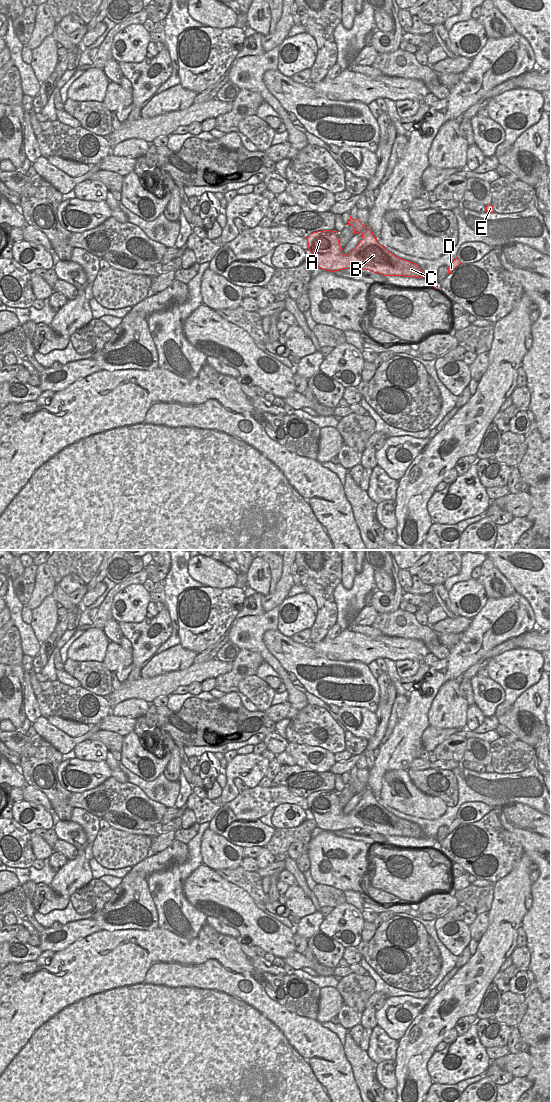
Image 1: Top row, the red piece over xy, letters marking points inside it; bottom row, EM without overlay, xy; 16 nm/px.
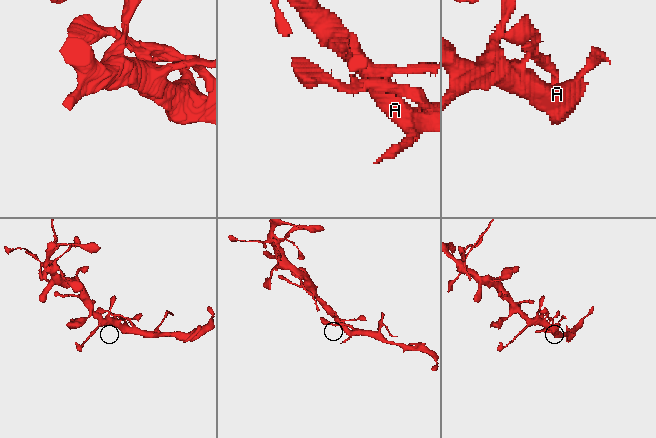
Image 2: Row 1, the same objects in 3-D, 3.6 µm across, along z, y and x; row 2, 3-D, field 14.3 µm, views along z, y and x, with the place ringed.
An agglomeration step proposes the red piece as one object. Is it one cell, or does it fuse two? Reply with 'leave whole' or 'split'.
leave whole

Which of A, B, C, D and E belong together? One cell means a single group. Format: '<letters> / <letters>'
A B C D E

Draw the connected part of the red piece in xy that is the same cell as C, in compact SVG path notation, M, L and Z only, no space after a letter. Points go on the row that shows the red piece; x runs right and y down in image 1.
M350 216L346 225L354 228L354 235L362 234L358 245L347 255L342 253L337 231L317 231L306 237L308 249L314 255L318 268L330 272L360 268L384 276L424 277L424 271L418 264L389 252L377 242L370 228L363 225L358 218L352 219Z

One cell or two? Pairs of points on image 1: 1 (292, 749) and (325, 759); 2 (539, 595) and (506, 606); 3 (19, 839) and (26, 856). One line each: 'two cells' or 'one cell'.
1: one cell
2: two cells
3: one cell

